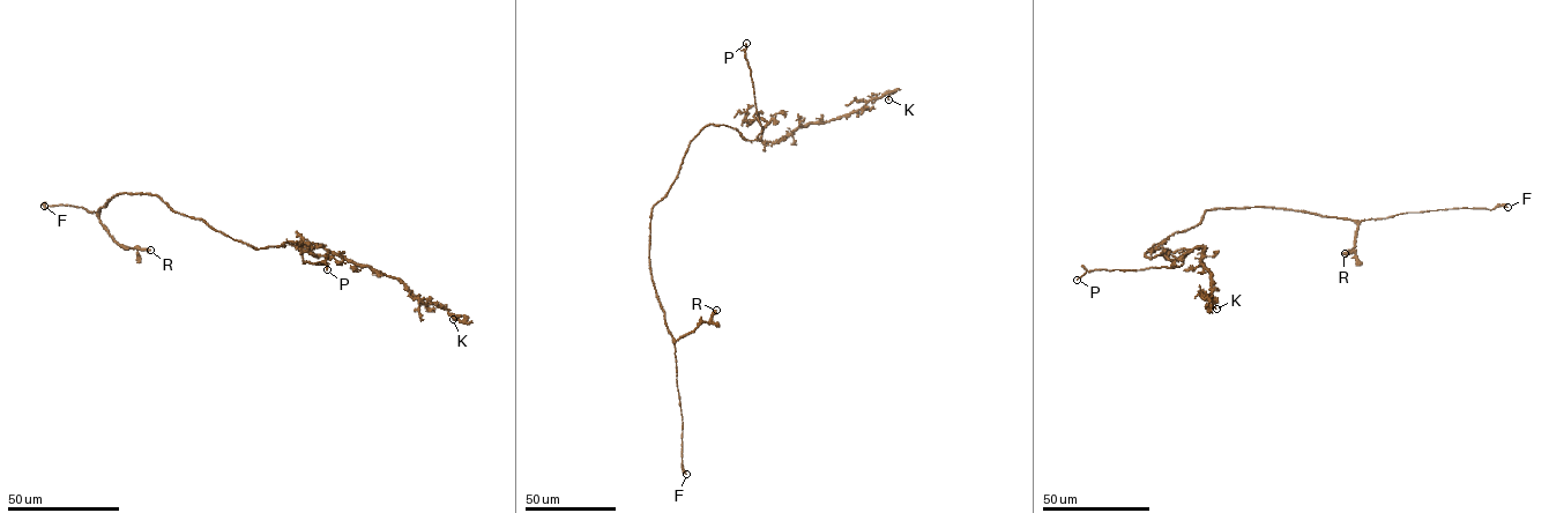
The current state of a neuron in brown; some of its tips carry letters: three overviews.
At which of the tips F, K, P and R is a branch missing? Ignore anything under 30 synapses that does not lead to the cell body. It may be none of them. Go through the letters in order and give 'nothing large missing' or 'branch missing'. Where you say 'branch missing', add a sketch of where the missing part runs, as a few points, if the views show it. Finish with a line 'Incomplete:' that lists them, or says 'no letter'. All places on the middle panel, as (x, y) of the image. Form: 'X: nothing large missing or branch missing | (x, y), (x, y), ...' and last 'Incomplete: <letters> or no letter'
F: nothing large missing
K: nothing large missing
P: branch missing | (746, 43), (759, 22), (752, 15)
R: nothing large missing
Incomplete: P

